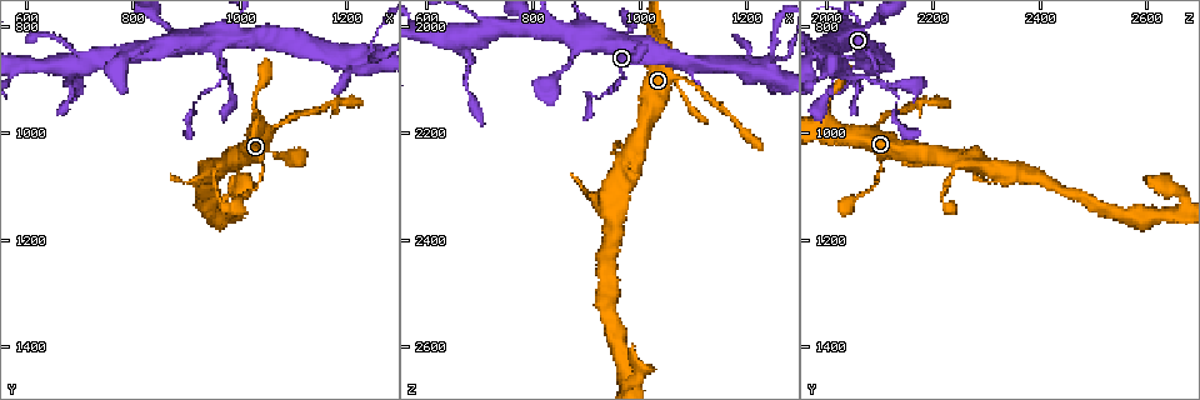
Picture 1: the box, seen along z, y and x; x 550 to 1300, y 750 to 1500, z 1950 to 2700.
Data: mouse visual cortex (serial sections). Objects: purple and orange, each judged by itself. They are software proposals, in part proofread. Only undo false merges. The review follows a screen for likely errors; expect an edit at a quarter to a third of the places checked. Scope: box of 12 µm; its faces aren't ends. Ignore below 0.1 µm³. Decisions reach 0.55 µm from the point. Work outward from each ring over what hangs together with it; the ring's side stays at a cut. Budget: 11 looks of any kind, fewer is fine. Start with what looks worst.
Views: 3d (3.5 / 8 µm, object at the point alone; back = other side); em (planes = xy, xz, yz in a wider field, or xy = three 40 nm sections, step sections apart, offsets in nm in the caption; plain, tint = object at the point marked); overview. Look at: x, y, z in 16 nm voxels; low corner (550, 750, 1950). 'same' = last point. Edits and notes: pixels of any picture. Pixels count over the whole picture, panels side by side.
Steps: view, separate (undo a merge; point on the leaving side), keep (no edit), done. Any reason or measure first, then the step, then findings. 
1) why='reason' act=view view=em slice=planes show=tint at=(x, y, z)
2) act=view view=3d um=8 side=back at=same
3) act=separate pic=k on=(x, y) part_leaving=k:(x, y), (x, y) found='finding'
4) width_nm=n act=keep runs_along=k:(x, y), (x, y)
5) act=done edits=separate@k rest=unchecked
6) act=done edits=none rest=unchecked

why='sudden change in width' act=view view=3d um=3.5 side=back at=(1080, 980, 2100)

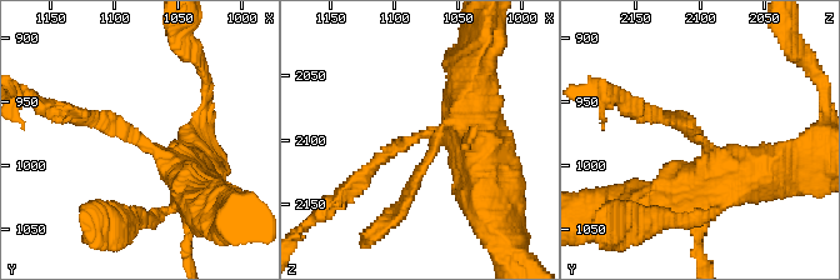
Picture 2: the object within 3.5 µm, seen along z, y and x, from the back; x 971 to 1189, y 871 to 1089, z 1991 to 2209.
arm_widths_nm=150,450 act=view view=em slice=xy step=1 show=tint at=(1084, 980, 2100)

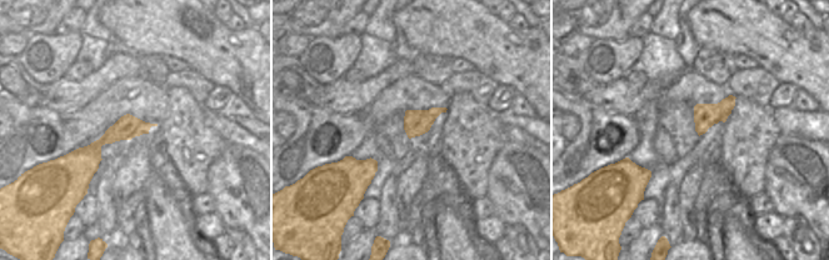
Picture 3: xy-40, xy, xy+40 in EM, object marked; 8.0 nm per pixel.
act=separate pic=2 on=(110, 120) border=3:(110, 126), (118, 133), (116, 140) found='two cells meet here'

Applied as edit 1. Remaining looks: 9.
act=view view=overview

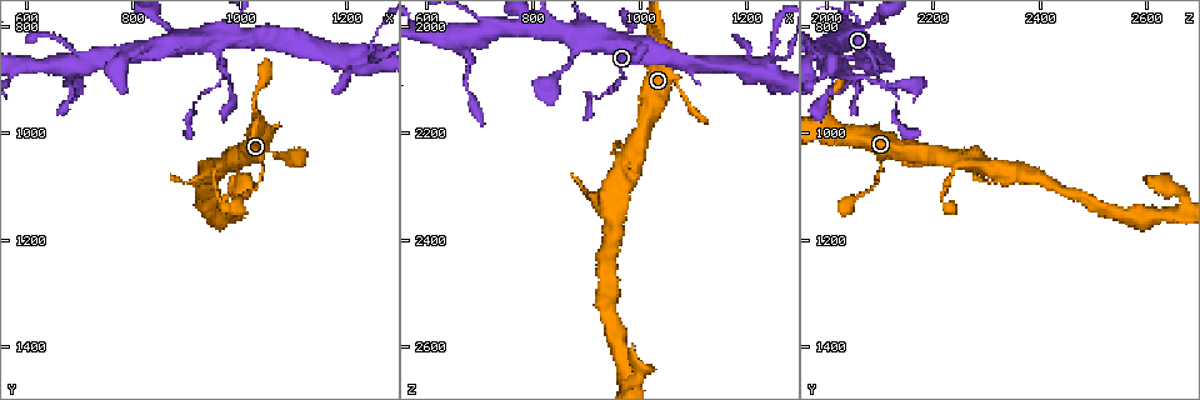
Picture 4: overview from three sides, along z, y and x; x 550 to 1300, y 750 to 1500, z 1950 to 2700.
why='looks like a crossing' act=view view=3d um=3.5 at=(1245, 860, 2060)

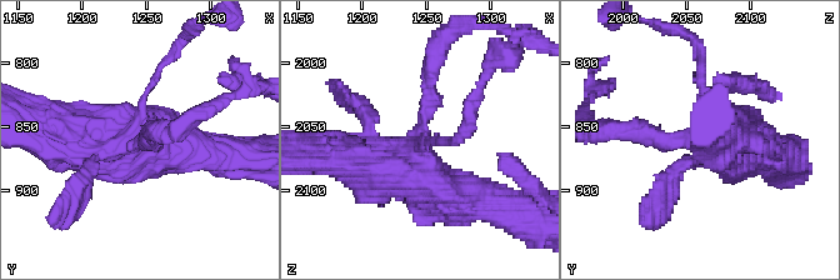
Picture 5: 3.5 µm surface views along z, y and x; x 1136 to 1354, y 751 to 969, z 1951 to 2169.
arms=4 arm_widths_nm=100,200,500,500 act=view view=em slice=xy step=5 show=tint at=(1240, 860, 2066)

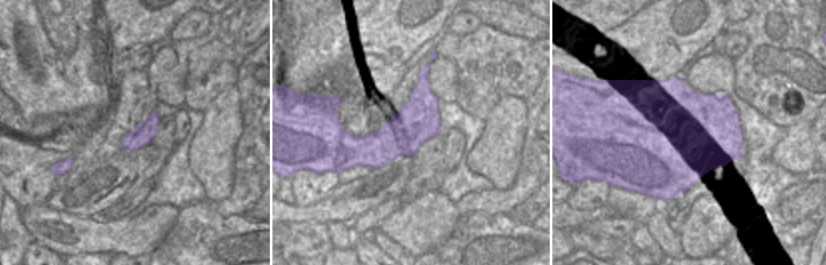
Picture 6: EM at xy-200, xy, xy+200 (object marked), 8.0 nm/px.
width_nm=340 act=separate pic=5 on=(435, 63) part_leaving=5:(430, 106), (434, 51), (450, 33) found='a second cell is stuck on'

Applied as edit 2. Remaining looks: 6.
why='abrupt turn' act=view view=3d um=3.5 at=(985, 1145, 2655)

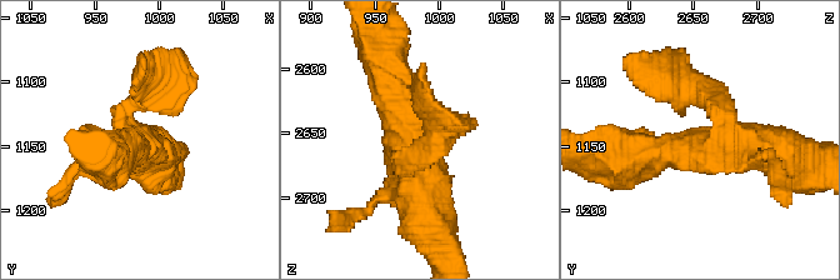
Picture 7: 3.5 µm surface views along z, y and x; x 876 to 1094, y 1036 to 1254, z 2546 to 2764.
arms=4 arm_widths_nm=300,400,450,500 why='need the tissue' act=view view=em slice=xy step=1 show=tint at=(978, 1150, 2658)

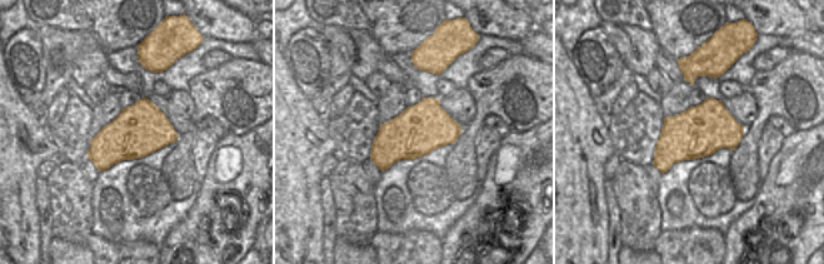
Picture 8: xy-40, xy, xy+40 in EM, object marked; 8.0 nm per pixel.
act=keep runs_along=7:(630, 154), (718, 146), (708, 96) found='continuous, no second cell'

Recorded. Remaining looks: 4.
why='a narrow waist' act=view view=3d um=3.5 side=back at=(895, 820, 2040)

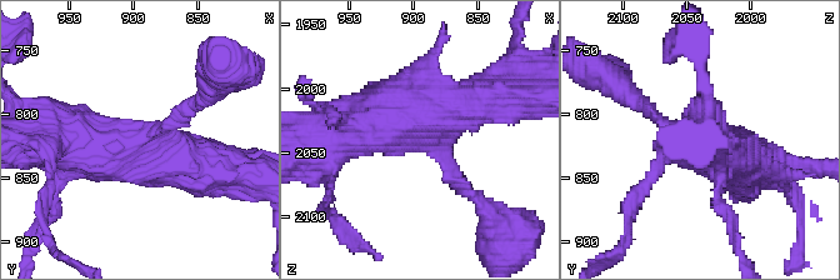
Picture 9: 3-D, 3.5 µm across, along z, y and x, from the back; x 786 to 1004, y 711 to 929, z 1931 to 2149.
why='need the tissue' act=view view=em slice=planes show=tint at=(896, 816, 2036)

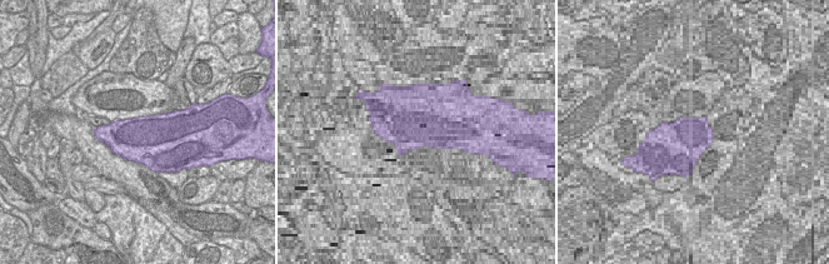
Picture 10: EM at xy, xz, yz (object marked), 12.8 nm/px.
width_nm=650 act=keep runs_along=9:(329, 144), (395, 115), (483, 103) found='all the same cell'

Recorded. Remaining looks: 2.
act=done edits=separate@2,separate@5 rest=unchecked

